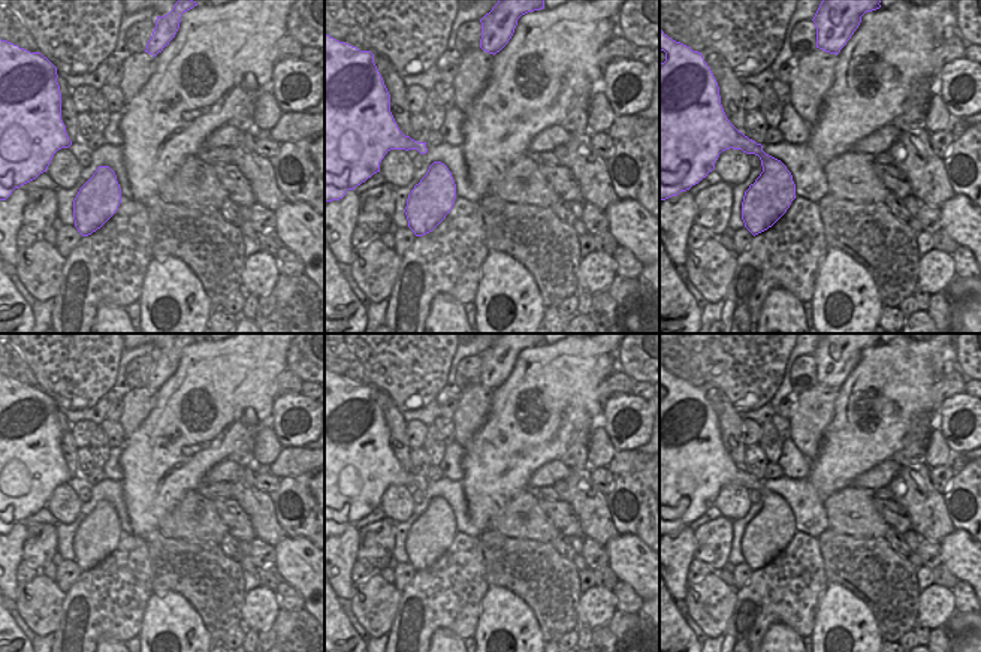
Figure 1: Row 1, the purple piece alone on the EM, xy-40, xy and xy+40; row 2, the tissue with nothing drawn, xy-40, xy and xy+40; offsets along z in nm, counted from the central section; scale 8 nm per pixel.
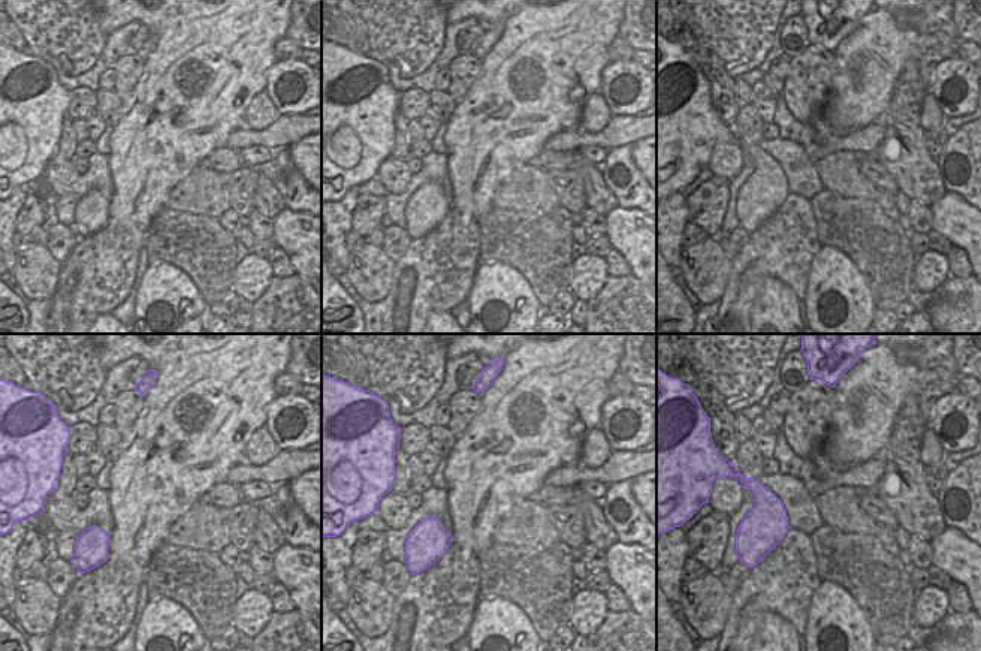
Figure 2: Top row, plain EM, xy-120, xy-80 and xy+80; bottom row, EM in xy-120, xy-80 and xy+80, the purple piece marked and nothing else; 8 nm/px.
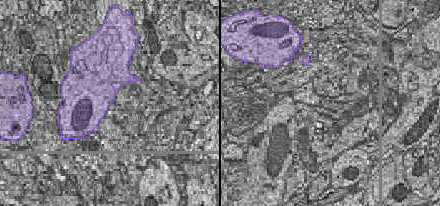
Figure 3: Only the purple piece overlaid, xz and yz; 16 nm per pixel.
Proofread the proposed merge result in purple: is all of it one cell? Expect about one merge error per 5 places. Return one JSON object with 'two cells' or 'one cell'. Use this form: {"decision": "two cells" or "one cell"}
{"decision": "one cell"}

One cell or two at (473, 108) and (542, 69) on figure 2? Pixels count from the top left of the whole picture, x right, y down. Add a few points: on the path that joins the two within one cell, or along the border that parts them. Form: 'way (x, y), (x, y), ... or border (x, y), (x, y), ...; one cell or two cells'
way (489, 108), (503, 108), (525, 86); one cell

